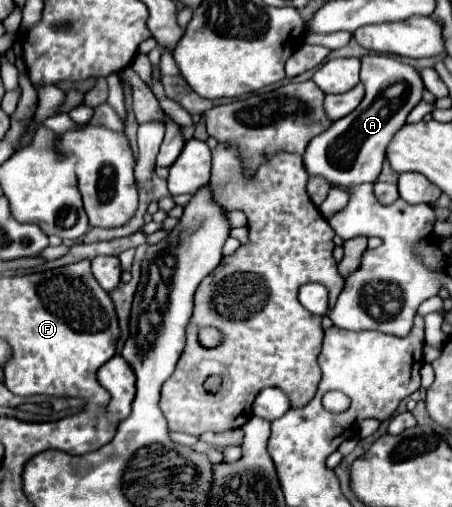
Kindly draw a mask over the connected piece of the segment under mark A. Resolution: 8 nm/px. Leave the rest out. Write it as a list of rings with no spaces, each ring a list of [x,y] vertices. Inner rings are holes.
[[[377,54],[361,58],[361,82],[365,86],[365,98],[357,110],[335,120],[325,134],[309,142],[303,154],[309,174],[329,178],[329,182],[341,186],[357,186],[365,182],[373,184],[377,180],[389,140],[405,124],[407,114],[417,106],[423,90],[421,76],[413,66]]]

